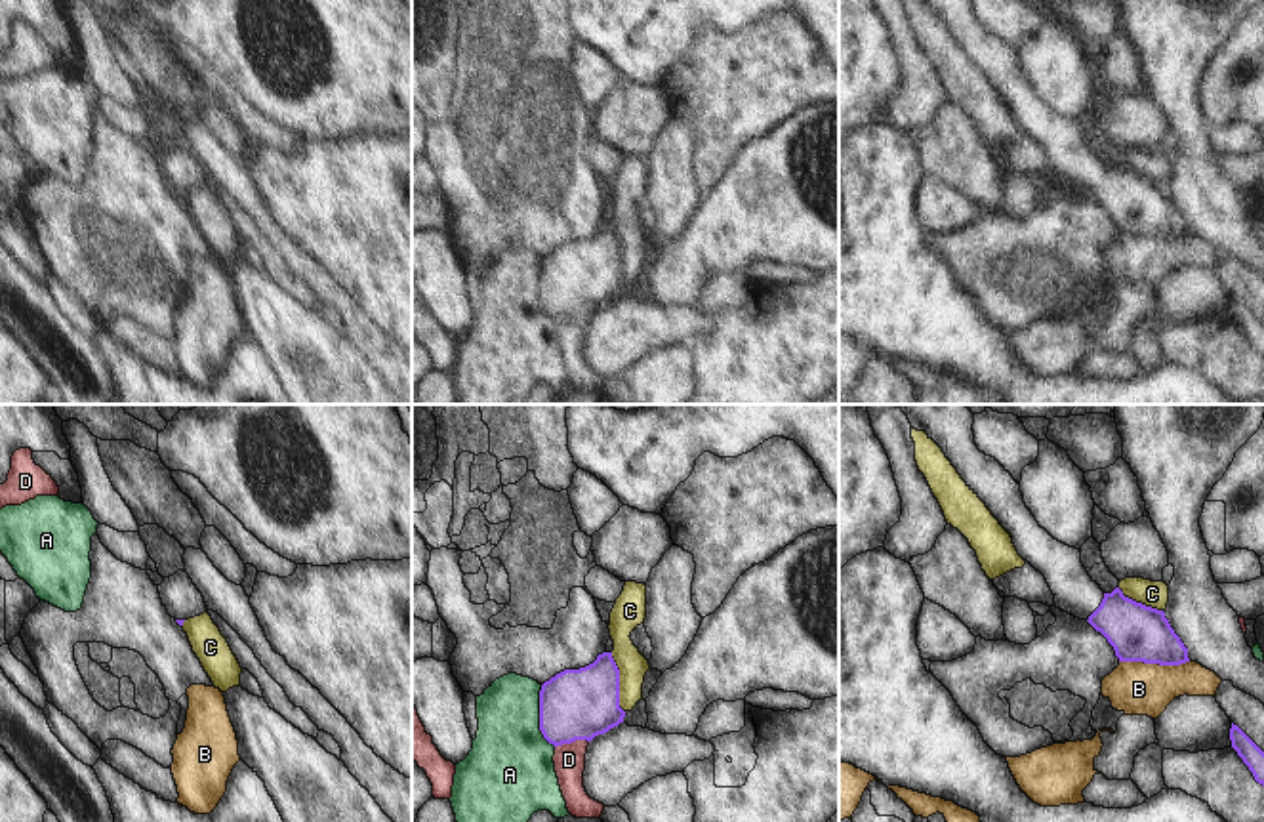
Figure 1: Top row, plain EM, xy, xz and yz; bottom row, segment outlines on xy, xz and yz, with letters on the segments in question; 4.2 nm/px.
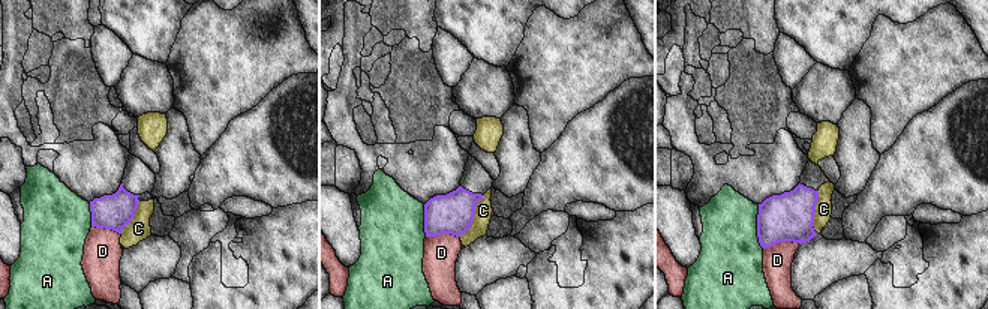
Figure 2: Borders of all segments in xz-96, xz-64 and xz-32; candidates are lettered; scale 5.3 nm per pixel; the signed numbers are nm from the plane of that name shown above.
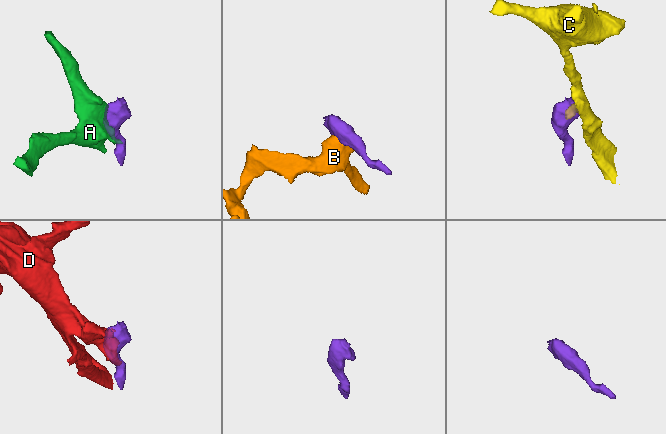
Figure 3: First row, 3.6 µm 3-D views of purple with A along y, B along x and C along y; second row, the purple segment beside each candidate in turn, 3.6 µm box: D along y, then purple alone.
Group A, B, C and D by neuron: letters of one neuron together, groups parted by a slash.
A / B / C / D

